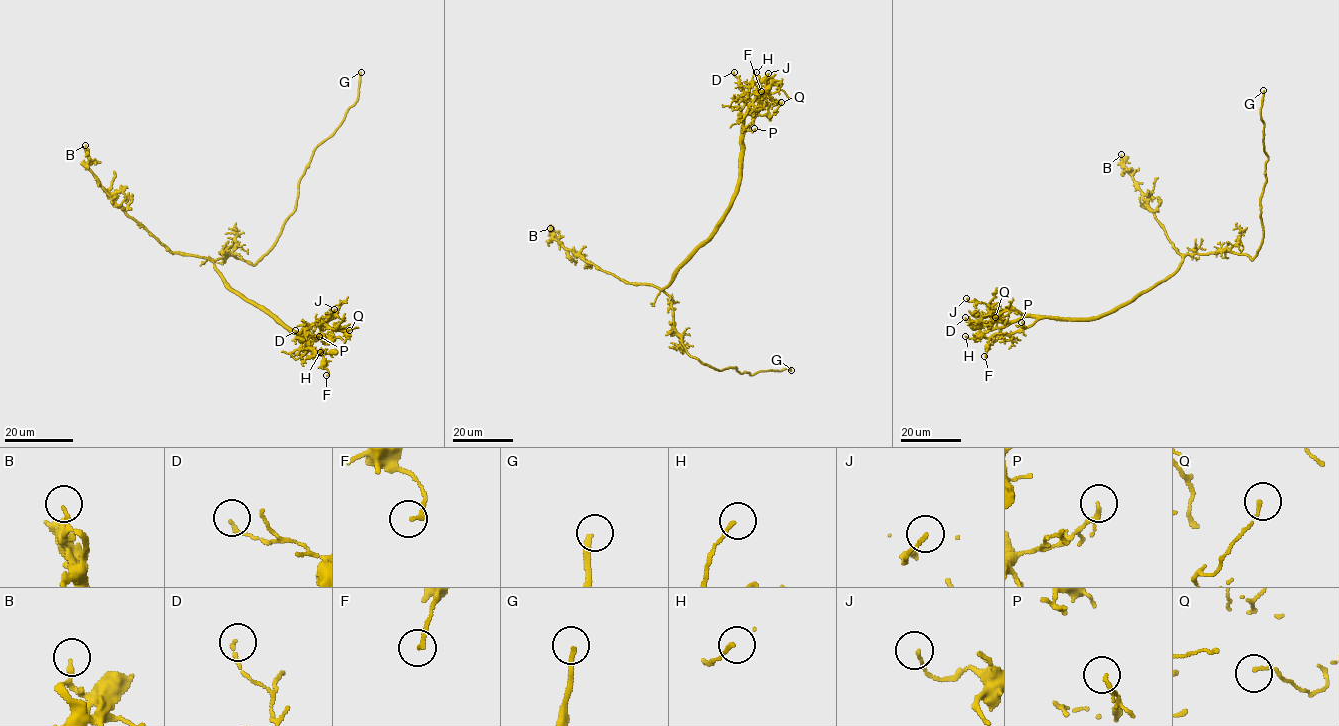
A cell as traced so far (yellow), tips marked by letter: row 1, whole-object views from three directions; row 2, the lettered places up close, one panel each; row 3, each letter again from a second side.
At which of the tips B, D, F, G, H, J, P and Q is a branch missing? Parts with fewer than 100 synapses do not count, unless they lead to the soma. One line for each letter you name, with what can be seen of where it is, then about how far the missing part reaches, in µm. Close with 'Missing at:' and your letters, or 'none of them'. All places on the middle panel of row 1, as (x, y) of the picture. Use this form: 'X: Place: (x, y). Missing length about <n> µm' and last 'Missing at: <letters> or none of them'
G: Place: (791, 370). Missing length about 8 µm
Missing at: G

